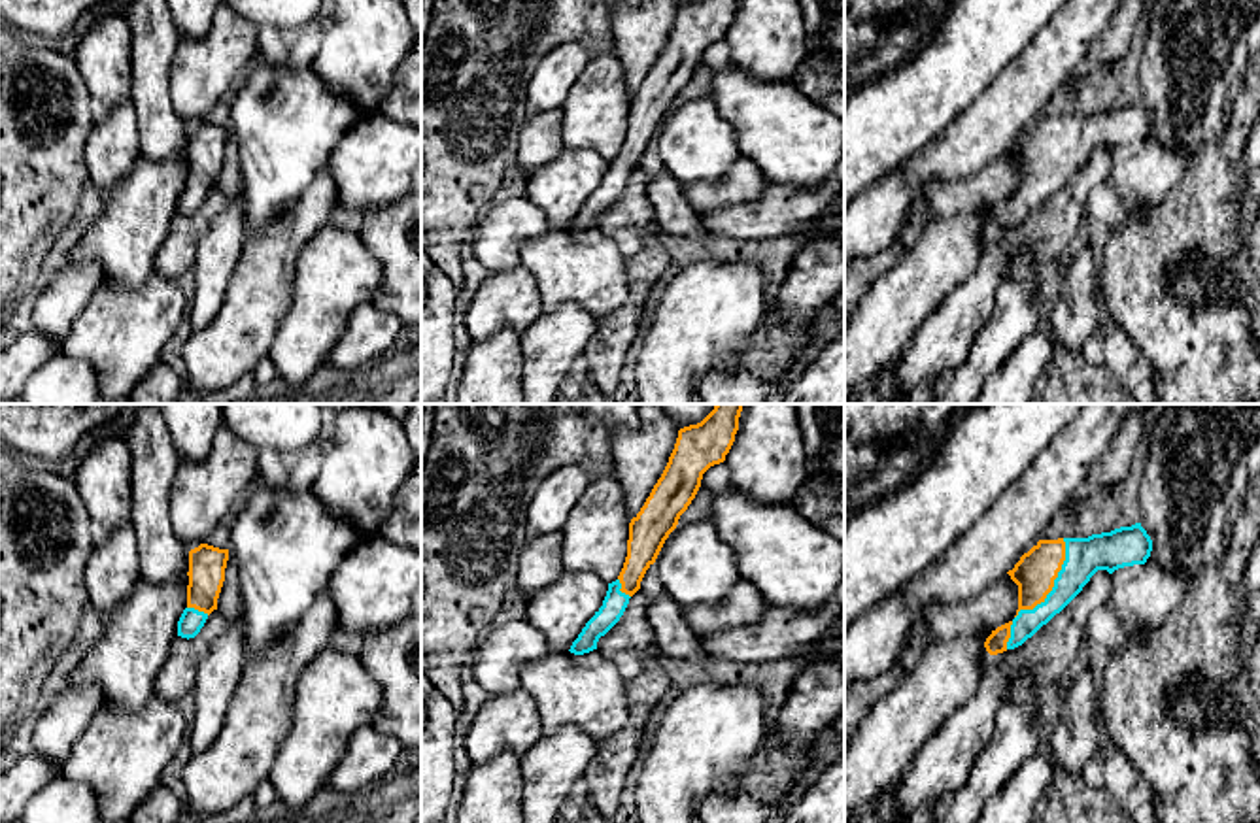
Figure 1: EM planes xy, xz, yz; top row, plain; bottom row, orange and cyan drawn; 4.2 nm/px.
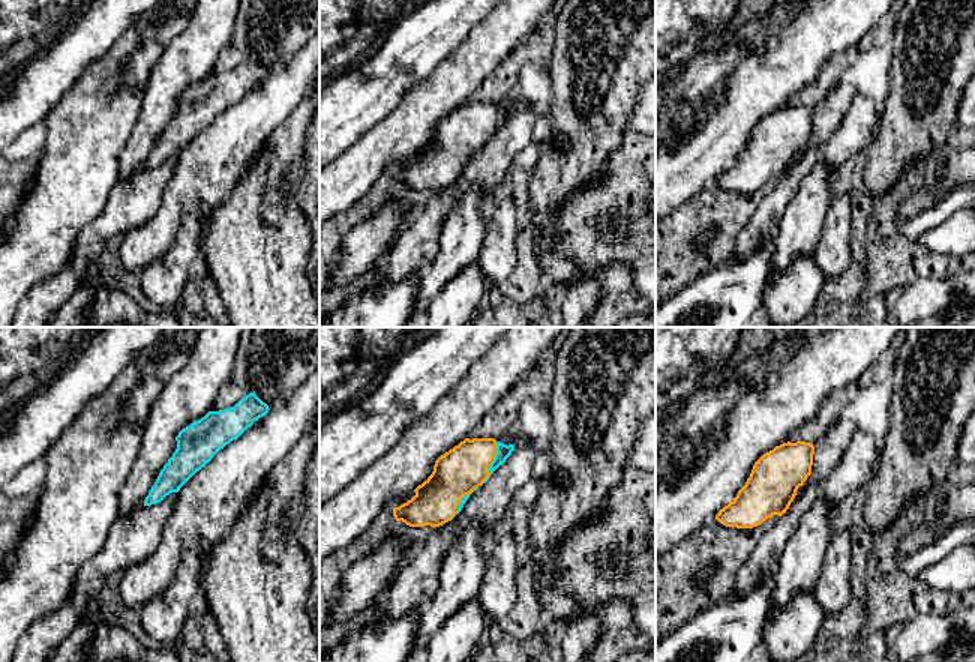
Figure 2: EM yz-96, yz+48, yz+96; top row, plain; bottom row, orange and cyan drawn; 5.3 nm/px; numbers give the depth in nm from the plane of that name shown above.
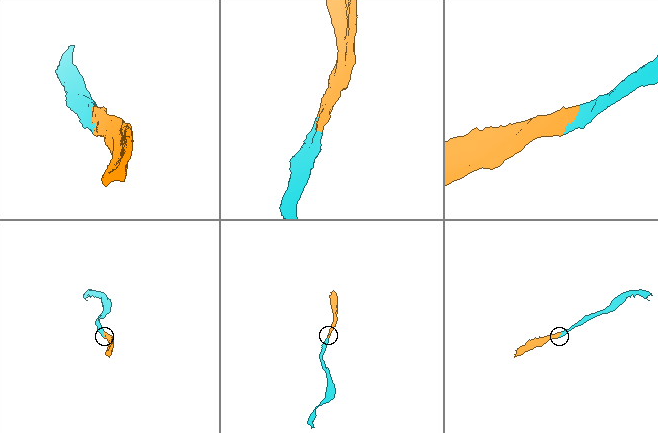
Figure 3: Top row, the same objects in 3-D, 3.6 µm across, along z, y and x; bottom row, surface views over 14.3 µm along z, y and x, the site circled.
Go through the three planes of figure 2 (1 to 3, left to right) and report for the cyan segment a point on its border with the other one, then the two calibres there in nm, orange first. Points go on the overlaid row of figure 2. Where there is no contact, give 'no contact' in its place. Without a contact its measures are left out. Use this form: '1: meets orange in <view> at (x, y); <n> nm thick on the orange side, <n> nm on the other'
1: no contact
2: meets orange in yz+48 at (459, 500); 260 nm thick on the orange side, 40 nm on the other
3: no contact

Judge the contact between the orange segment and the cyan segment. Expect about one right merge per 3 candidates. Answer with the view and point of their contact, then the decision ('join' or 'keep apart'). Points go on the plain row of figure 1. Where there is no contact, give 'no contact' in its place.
contact yz (1053, 161); join

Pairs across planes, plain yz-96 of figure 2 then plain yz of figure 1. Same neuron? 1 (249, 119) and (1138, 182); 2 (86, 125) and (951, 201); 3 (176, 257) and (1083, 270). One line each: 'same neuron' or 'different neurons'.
1: same neuron
2: same neuron
3: same neuron

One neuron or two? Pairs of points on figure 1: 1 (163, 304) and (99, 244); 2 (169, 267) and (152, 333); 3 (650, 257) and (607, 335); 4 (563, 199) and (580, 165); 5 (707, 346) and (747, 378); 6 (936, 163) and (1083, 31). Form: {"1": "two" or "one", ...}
{"1": "two", "2": "two", "3": "one", "4": "one", "5": "two", "6": "one"}

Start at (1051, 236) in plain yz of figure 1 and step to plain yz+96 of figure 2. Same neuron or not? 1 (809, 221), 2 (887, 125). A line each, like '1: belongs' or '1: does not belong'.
1: belongs
2: does not belong

